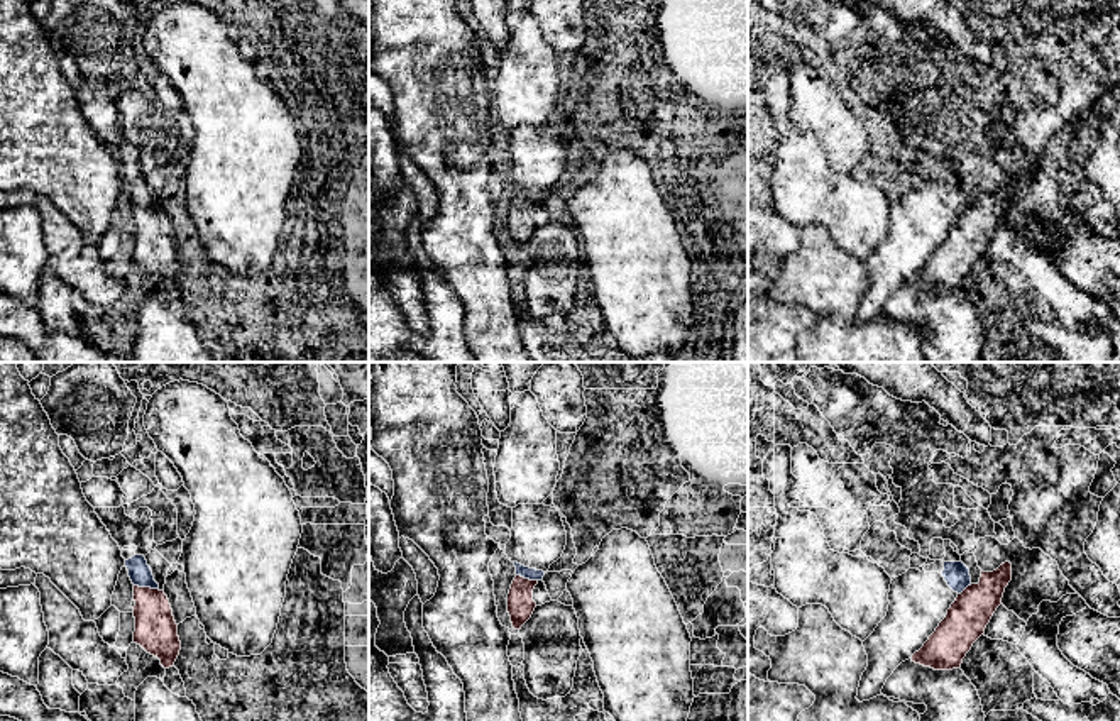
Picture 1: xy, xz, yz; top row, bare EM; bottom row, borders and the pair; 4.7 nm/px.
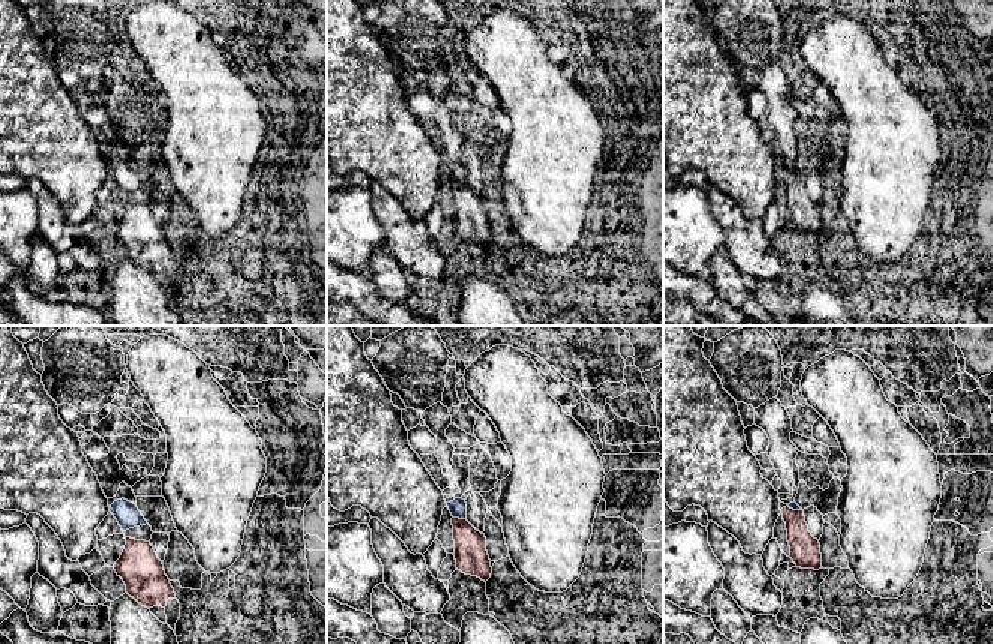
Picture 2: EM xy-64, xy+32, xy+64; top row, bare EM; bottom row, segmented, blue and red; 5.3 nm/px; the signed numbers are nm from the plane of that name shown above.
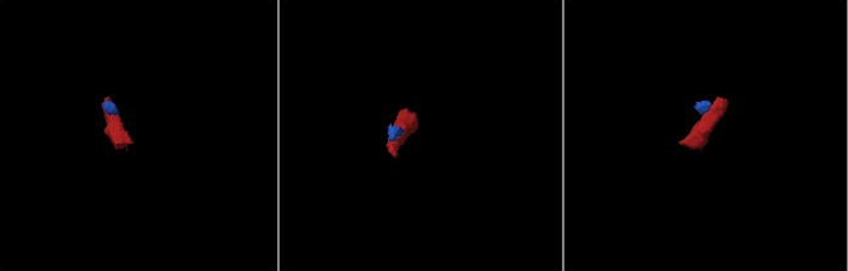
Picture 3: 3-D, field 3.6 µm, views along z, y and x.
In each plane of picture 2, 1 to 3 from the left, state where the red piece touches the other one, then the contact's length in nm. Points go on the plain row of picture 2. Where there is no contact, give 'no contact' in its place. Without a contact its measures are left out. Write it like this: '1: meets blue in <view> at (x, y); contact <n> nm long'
1: no contact
2: meets blue in xy+32 at (459, 182); contact 70 nm long
3: meets blue in xy+64 at (795, 173); contact 90 nm long

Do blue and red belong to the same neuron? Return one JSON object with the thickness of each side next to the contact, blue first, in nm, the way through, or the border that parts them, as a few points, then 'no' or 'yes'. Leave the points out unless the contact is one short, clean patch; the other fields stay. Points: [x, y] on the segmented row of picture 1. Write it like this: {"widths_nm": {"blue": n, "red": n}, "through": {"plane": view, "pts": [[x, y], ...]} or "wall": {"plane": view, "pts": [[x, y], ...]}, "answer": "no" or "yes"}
{"widths_nm": {"blue": 110, "red": 200}, "wall": {"plane": "xy", "pts": [[134, 584], [158, 589]]}, "answer": "no"}

